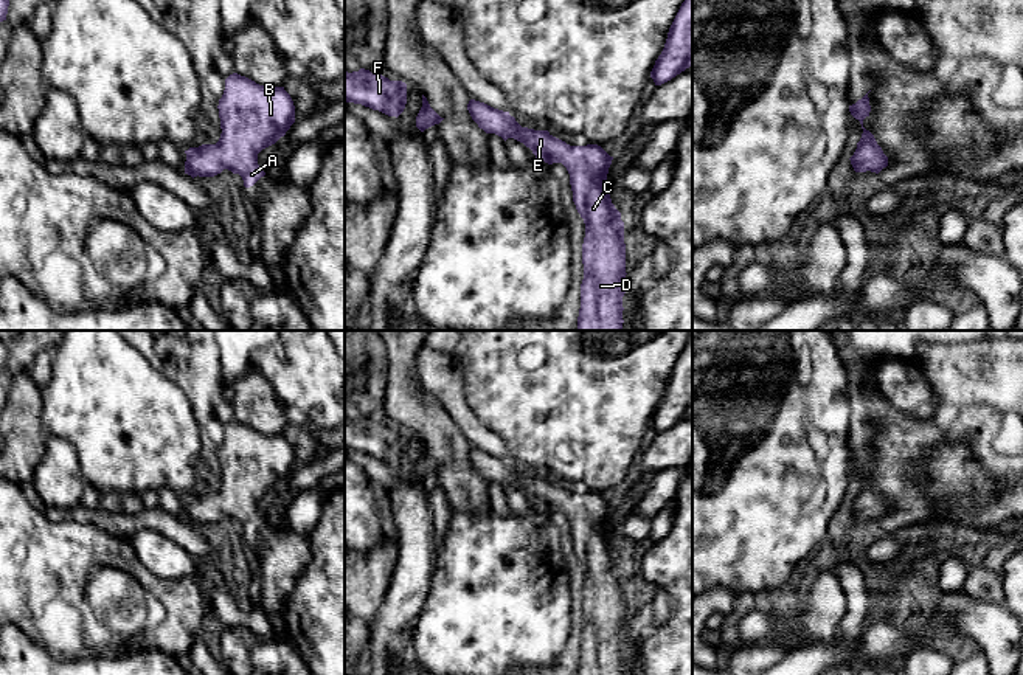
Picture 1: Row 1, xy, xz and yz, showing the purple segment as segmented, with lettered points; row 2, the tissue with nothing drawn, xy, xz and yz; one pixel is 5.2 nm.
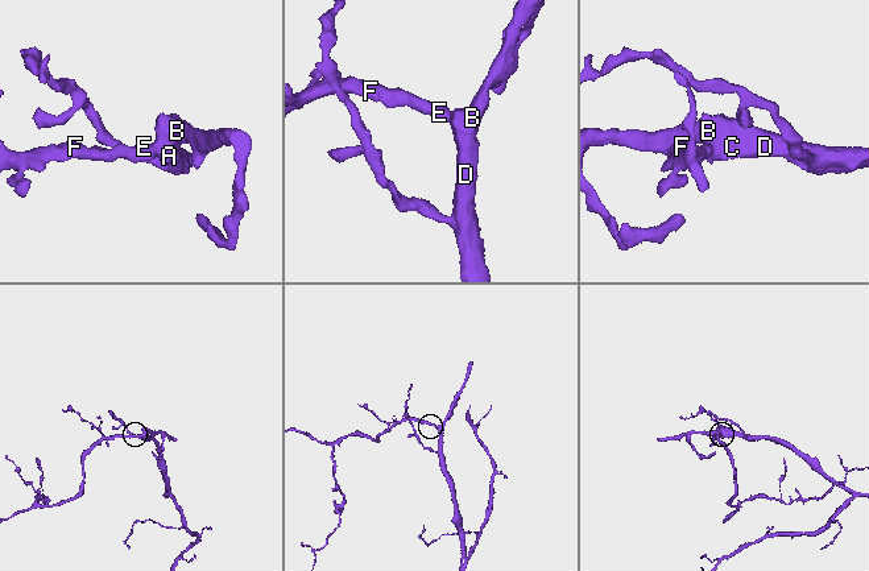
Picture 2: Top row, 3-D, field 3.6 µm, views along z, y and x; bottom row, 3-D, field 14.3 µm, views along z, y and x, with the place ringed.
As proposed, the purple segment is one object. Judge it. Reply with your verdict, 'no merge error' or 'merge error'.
no merge error

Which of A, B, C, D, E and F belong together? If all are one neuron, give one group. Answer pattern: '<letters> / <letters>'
A B C D E F

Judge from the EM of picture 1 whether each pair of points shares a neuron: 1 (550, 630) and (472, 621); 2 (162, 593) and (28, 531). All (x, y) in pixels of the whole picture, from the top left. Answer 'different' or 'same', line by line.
1: same
2: same

